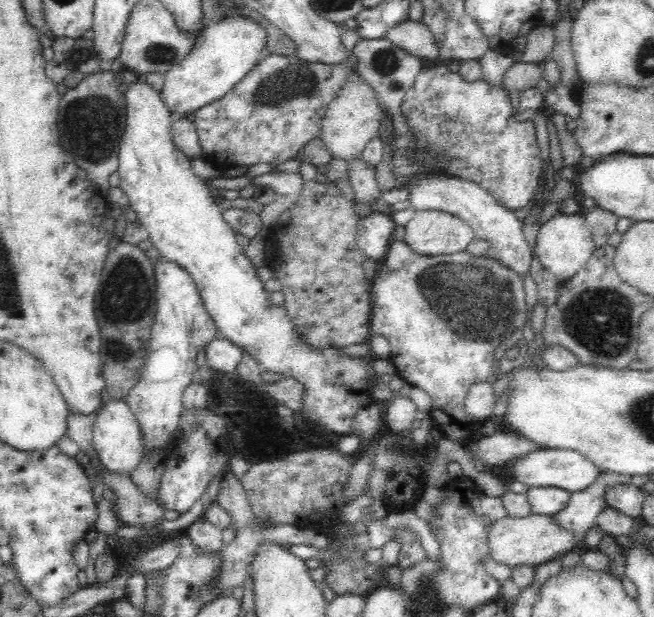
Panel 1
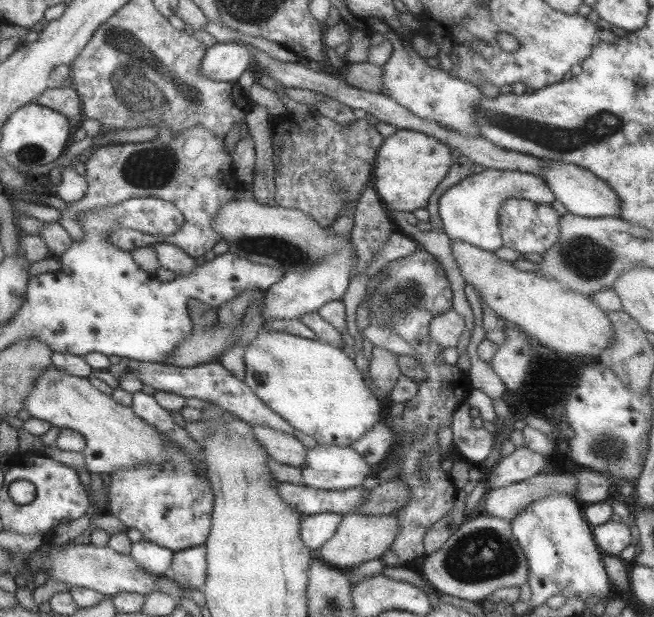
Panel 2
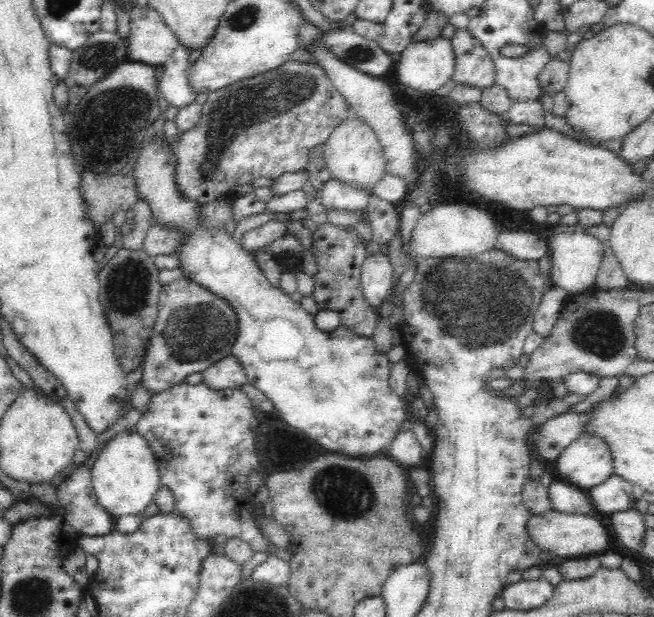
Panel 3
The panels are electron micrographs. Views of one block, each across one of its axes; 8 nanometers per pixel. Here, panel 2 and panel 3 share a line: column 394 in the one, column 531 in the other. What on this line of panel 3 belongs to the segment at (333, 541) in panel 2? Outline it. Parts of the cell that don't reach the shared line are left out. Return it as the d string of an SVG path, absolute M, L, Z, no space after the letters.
M549 510L542 515L533 515L528 523L530 539L538 545L538 549L551 553L554 557L581 558L590 554L607 552L612 536L602 520L593 515L566 514L557 510Z

